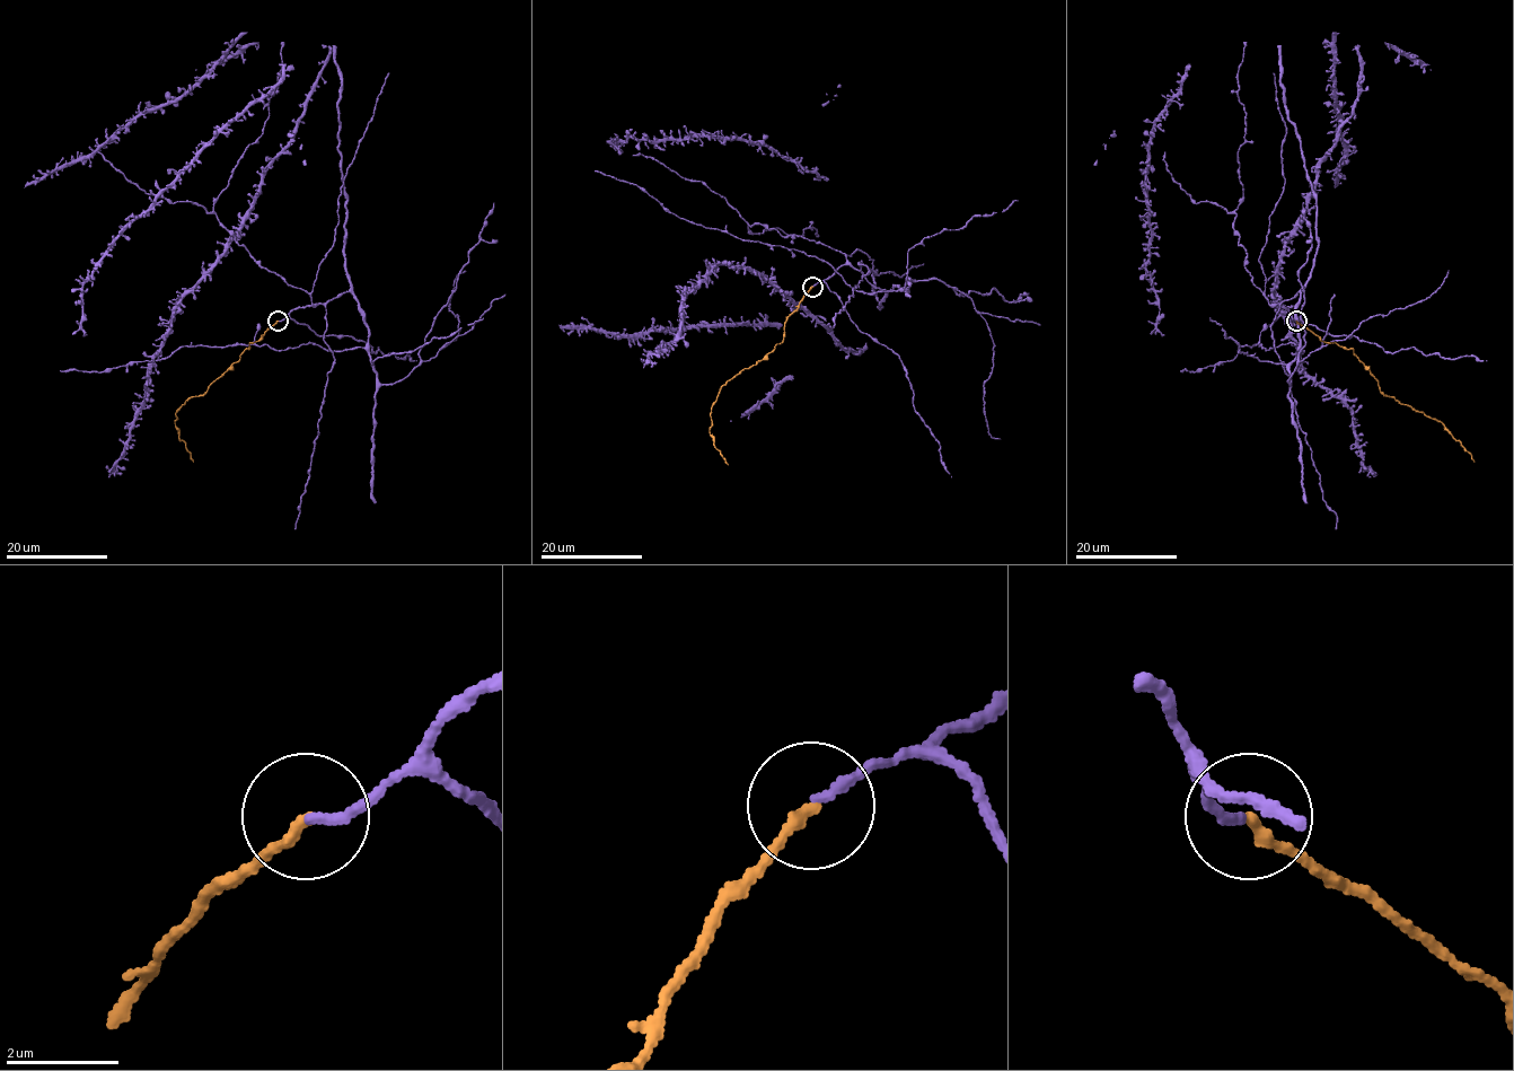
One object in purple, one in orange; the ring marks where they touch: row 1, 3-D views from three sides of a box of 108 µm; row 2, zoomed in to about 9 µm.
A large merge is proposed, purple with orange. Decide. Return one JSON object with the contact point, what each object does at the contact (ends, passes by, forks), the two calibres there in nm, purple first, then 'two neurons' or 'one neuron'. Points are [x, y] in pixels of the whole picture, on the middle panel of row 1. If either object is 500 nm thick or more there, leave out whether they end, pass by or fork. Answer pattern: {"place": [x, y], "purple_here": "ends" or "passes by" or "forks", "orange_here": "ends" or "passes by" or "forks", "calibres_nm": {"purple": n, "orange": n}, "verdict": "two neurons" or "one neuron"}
{"place": [812, 287], "purple_here": "ends", "orange_here": "ends", "calibres_nm": {"purple": 160, "orange": 200}, "verdict": "one neuron"}

